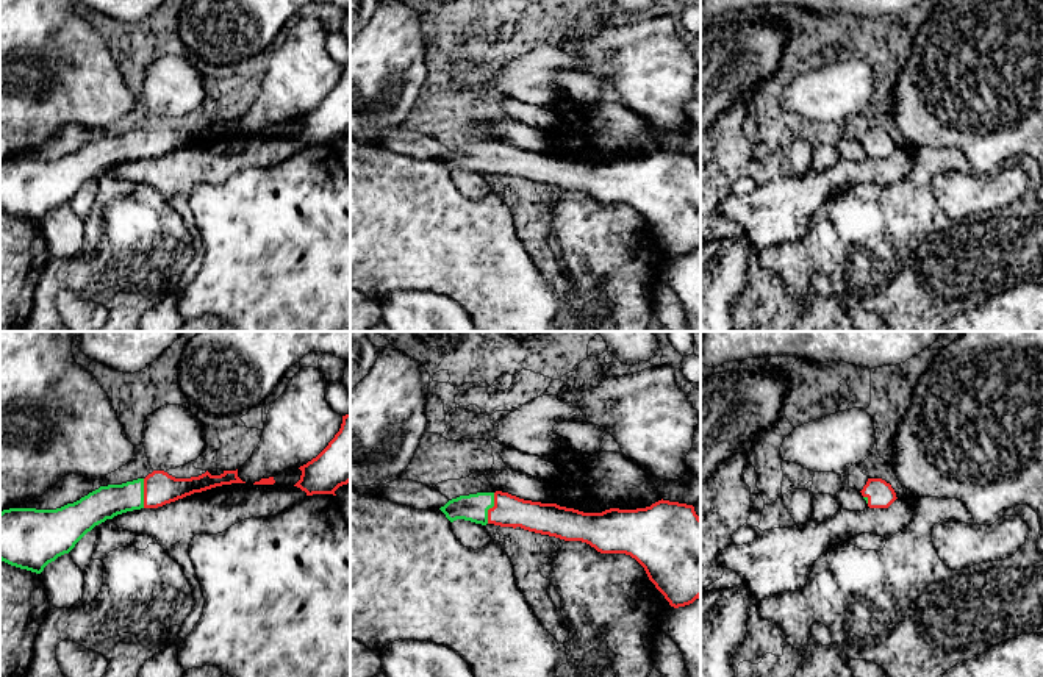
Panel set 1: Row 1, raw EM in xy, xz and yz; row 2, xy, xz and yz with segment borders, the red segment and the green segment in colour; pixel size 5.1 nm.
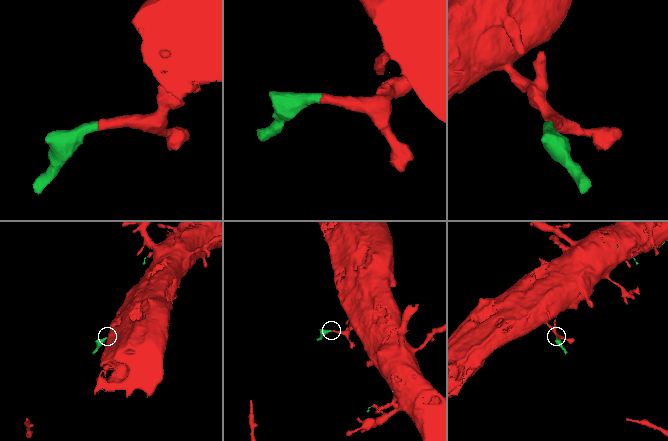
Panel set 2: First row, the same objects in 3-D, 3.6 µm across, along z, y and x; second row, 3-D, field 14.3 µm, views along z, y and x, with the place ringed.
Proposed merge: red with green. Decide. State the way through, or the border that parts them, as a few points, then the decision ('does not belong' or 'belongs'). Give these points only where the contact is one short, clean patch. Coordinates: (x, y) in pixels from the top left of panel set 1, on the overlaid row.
does not belong

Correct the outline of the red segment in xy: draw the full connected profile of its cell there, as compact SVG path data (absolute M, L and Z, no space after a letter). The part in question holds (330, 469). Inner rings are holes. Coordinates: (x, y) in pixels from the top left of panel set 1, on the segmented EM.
M350 414L342 416L342 424L328 446L311 461L299 467L300 480L294 485L313 494L335 494L350 482Z

